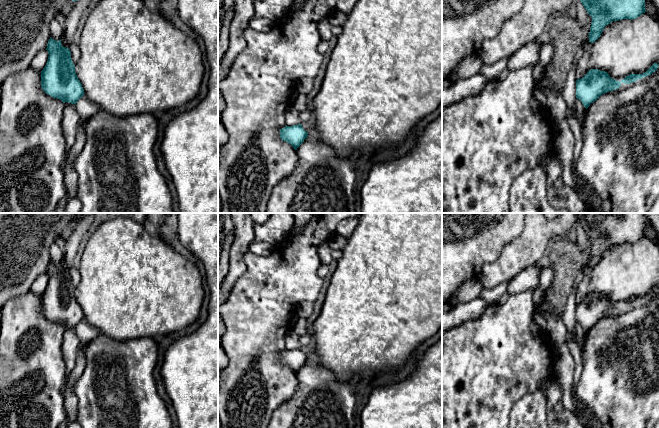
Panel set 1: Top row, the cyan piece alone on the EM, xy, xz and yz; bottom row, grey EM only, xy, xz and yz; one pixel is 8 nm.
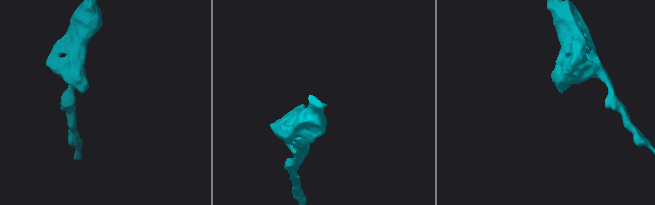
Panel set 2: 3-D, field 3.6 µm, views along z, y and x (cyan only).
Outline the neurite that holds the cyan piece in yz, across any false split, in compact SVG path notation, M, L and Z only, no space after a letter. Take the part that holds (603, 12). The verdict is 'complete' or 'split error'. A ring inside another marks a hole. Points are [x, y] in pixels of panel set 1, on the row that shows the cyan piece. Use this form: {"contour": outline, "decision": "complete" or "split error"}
{"contour": "M580 0L587 13L592 17L589 42L595 42L602 34L604 27L613 21L636 19L646 12L645 0Z", "decision": "complete"}

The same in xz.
{"contour": "M301 124L285 126L280 129L280 138L293 146L295 150L304 142L308 133L303 129Z", "decision": "complete"}

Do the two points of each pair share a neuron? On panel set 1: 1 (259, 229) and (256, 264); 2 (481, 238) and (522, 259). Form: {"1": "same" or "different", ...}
{"1": "different", "2": "different"}

